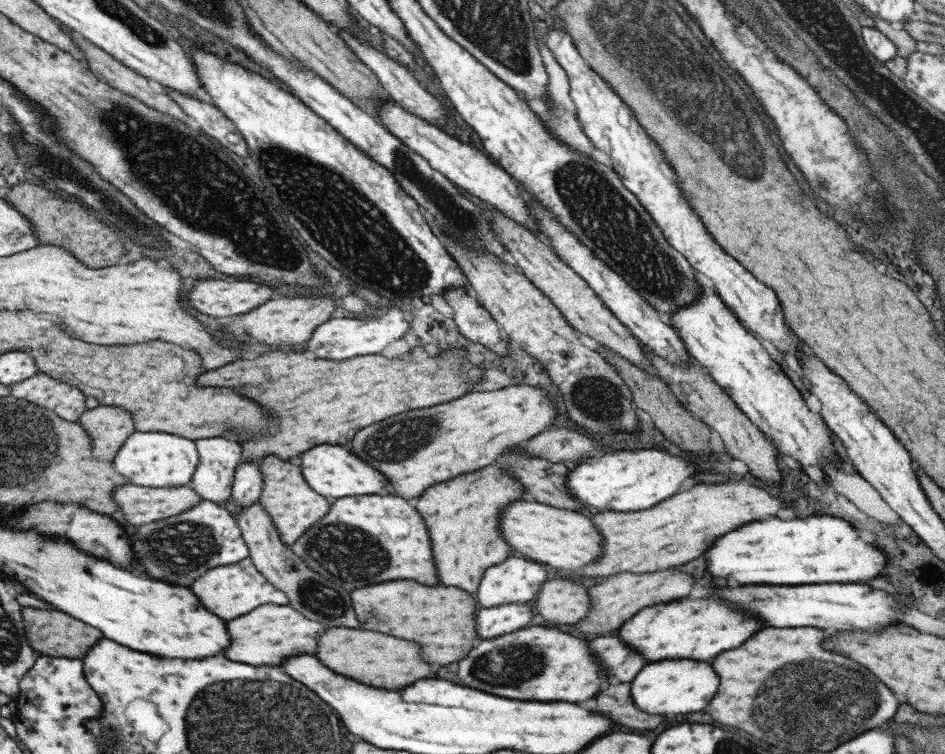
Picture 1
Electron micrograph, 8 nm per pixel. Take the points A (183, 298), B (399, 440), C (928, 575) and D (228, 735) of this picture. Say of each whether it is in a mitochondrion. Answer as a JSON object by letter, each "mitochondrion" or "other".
{"A":"other","B":"mitochondrion","C":"mitochondrion","D":"mitochondrion"}

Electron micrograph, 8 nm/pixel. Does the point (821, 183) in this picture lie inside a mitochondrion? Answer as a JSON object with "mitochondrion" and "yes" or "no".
{"mitochondrion":"yes"}

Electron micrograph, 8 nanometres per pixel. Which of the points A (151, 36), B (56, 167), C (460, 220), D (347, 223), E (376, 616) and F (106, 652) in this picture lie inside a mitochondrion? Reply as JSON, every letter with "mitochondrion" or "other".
{"A":"mitochondrion","B":"mitochondrion","C":"mitochondrion","D":"mitochondrion","E":"mitochondrion","F":"other"}

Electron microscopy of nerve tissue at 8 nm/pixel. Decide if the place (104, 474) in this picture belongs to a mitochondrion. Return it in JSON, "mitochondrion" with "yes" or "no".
{"mitochondrion":"no"}

